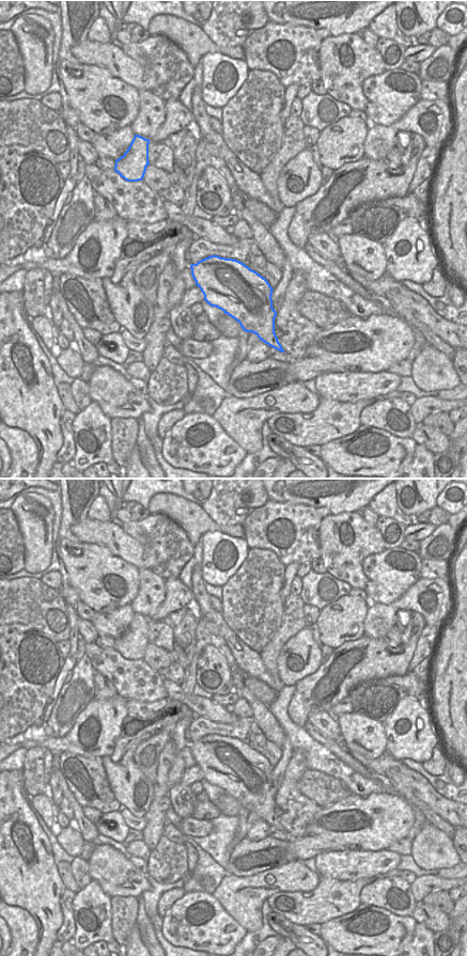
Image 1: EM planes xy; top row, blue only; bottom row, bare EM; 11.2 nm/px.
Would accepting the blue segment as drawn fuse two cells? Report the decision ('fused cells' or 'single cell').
single cell

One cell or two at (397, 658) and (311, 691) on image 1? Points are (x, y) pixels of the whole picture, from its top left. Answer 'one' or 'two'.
one

